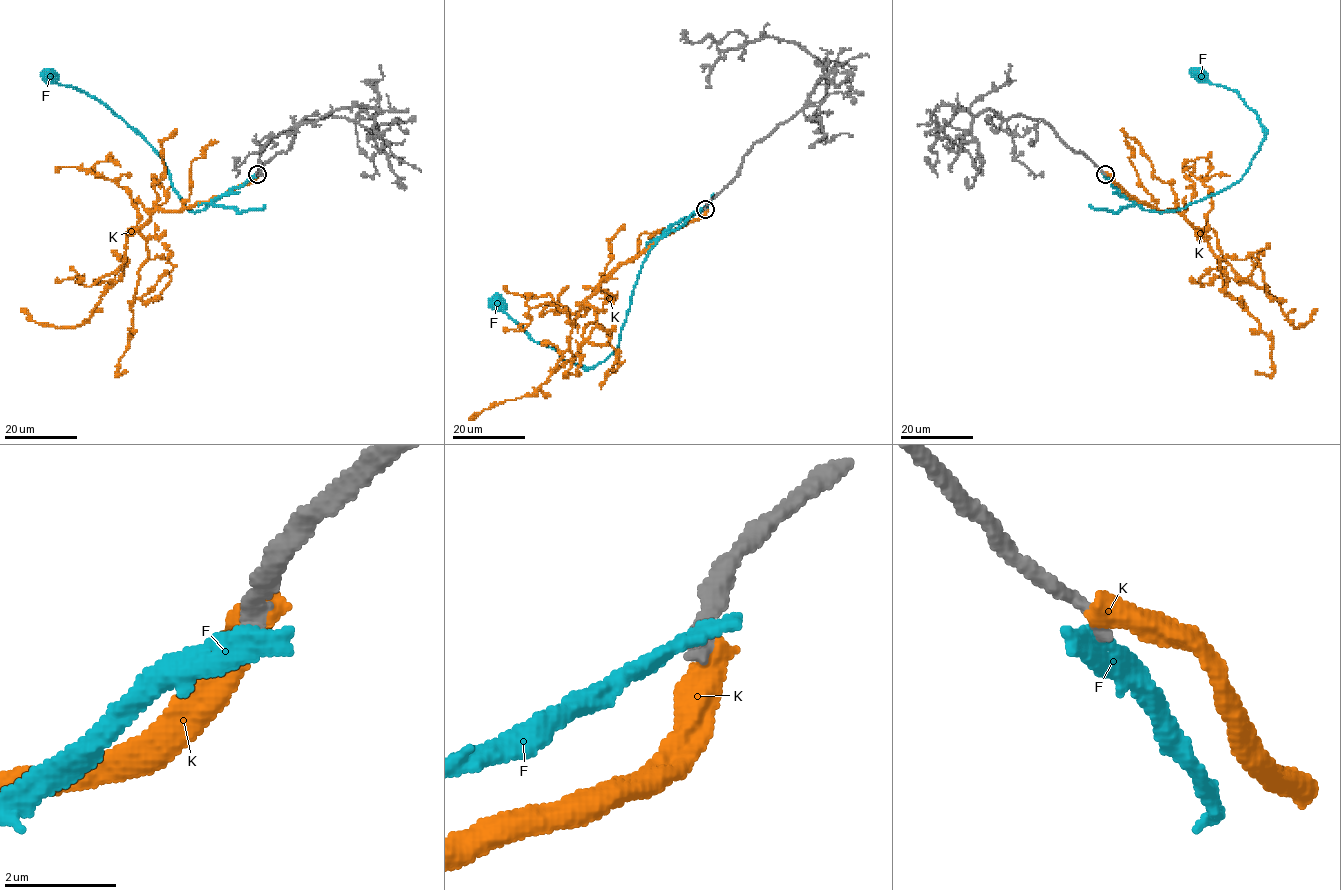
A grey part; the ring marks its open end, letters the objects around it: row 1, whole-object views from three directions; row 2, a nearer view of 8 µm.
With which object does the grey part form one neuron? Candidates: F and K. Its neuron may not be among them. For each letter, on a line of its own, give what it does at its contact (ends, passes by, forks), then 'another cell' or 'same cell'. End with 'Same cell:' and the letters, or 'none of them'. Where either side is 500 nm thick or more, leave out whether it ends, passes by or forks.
F: it ends | another cell
K: another cell
Same cell: none of them

